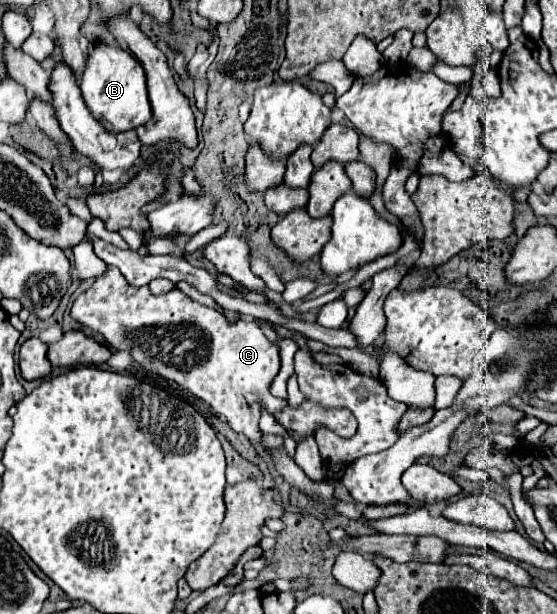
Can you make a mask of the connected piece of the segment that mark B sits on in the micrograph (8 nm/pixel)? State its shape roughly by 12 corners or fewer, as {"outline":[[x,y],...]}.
{"outline":[[92,46],[80,90],[108,132],[152,120],[144,70]]}

